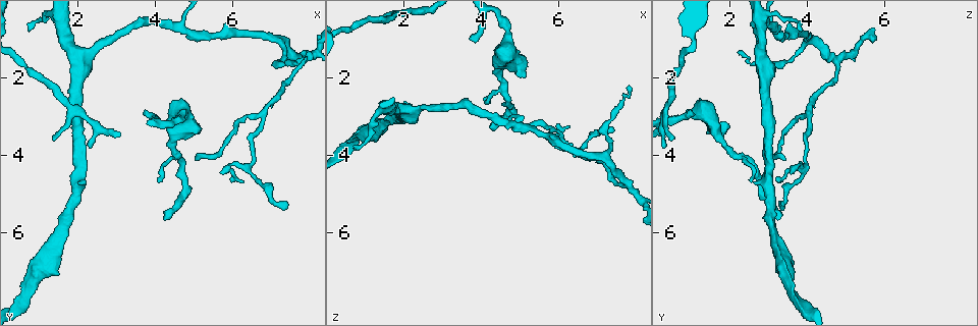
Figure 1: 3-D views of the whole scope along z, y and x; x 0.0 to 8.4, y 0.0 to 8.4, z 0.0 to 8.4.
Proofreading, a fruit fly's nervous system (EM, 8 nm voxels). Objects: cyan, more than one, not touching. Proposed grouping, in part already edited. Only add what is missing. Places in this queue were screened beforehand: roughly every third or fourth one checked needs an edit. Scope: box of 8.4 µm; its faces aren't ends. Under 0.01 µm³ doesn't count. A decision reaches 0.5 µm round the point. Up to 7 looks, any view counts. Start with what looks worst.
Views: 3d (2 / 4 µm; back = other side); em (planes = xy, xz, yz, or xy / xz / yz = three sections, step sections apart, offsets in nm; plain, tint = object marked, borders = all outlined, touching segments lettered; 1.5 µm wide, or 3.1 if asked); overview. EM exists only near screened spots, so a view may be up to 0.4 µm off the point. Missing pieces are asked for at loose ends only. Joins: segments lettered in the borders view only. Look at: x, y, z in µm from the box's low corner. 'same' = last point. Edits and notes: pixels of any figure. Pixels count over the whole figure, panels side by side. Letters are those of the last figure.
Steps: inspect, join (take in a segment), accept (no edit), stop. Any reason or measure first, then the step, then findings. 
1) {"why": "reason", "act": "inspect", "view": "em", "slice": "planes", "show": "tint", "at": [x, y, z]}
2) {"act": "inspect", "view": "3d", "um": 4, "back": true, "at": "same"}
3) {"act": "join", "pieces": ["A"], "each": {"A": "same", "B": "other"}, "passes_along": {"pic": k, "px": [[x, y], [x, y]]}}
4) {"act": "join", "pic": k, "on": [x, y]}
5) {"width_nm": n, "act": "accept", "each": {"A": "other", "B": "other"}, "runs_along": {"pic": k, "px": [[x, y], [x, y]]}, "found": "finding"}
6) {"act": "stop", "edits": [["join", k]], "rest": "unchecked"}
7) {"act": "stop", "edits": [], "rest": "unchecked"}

{"why": "tapers out", "act": "inspect", "view": "3d", "um": 4, "at": [3.65, 2.90, 0.95]}

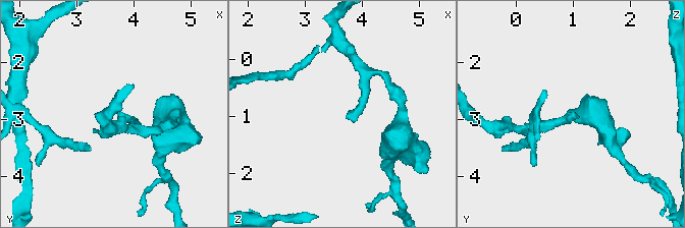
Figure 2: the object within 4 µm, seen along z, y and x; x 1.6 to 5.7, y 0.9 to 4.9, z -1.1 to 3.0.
{"why": "now the EM", "act": "inspect", "view": "em", "slice": "xy", "step": 8, "show": "tint", "at": [3.75, 2.85, 0.95]}

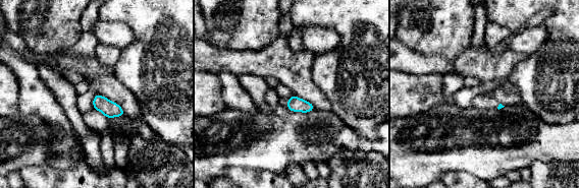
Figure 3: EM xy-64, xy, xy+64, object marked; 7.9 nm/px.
{"act": "inspect", "view": "em", "slice": "yz", "step": 8, "show": "borders", "at": "same"}

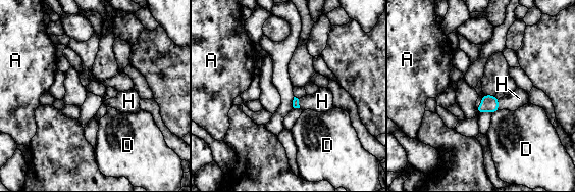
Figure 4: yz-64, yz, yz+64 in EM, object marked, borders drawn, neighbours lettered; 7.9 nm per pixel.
{"act": "join", "pieces": ["H"], "each": {"A": "other", "D": "other", "H": "same"}, "found": "it goes on there"}

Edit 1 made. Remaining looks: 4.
{"why": "free end", "act": "inspect", "view": "3d", "um": 4, "back": true, "at": [7.40, 5.35, 3.35]}

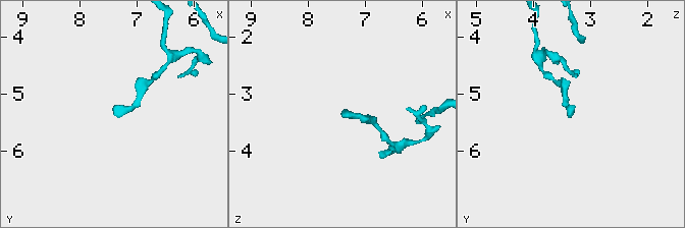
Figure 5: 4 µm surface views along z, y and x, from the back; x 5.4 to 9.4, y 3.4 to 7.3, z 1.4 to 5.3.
{"why": "need the tissue", "act": "inspect", "view": "em", "slice": "planes", "show": "borders", "at": [7.40, 5.35, 3.35]}

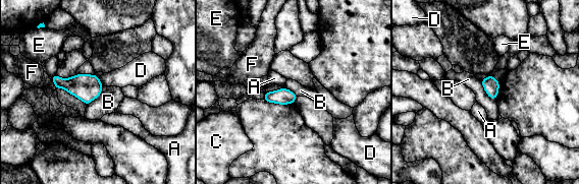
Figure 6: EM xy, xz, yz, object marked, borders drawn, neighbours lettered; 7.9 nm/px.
{"width_nm": 130, "act": "accept", "each": {"A": "other", "B": "other", "C": "other", "D": "other", "E": "other", "F": "other"}, "found": "none of them fits"}

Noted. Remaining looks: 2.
{"act": "stop", "edits": [["join", 4]], "rest": "unchecked"}

